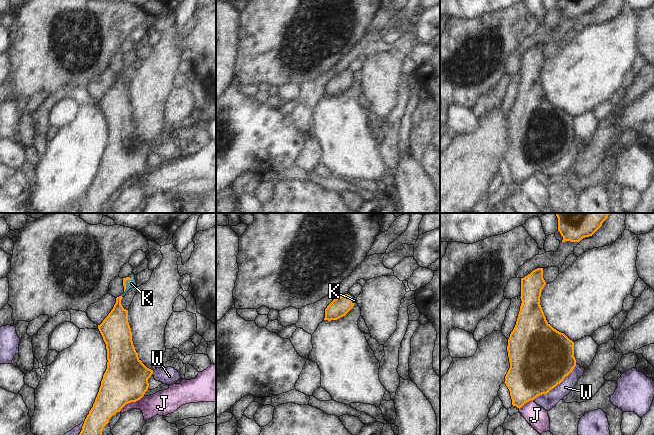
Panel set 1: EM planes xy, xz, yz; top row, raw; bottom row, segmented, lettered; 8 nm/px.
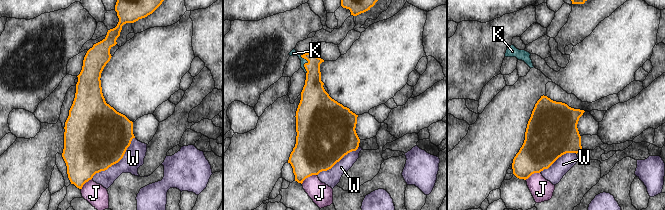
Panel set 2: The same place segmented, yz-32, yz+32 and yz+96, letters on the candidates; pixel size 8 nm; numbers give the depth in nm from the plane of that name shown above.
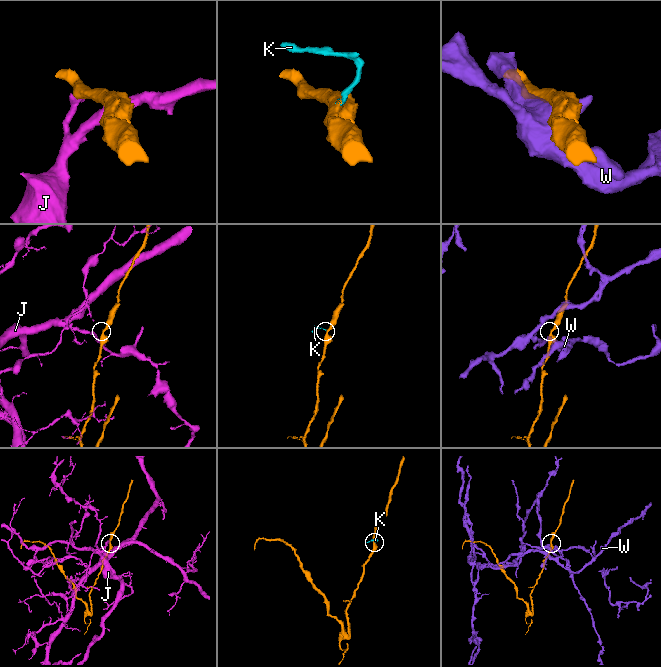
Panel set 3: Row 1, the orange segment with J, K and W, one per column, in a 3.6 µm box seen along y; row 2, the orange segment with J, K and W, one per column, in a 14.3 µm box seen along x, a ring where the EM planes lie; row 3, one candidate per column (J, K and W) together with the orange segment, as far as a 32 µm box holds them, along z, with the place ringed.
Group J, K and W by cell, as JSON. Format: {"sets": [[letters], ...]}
{"sets": [["J"], ["K"], ["W"]]}

